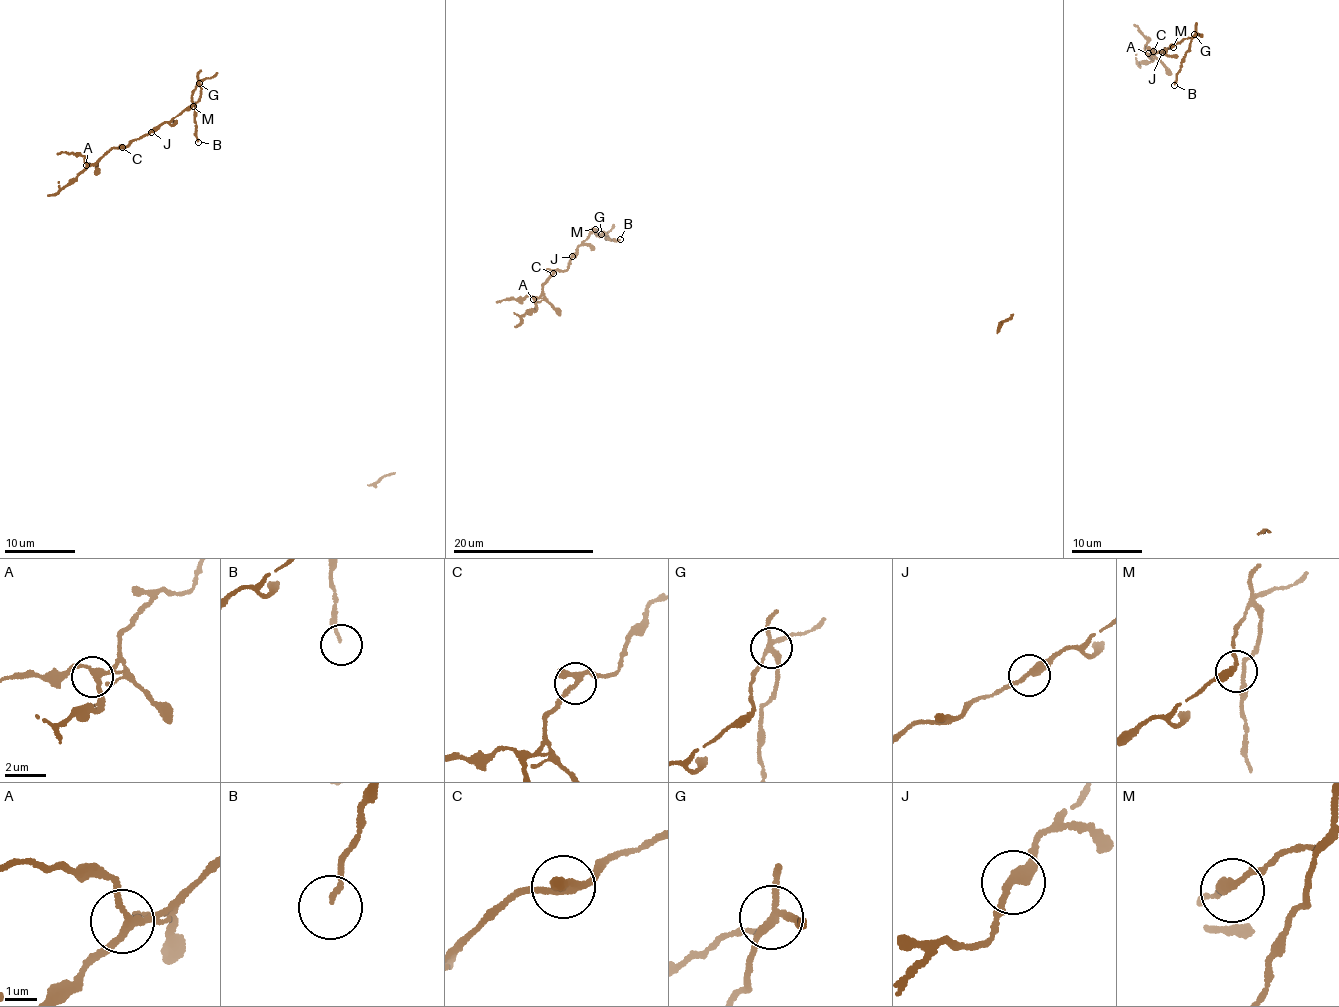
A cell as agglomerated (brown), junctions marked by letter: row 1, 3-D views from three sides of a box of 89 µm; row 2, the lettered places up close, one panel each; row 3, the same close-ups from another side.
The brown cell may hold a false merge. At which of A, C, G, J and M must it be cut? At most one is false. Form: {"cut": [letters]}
{"cut": ["G"]}

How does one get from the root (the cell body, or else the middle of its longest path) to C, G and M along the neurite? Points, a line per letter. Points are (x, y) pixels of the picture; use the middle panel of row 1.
C: (620, 239), (611, 240), (603, 232), (599, 237), (594, 230), (589, 232), (569, 257), (566, 270), (553, 273)
G: (620, 239), (611, 240), (603, 232), (601, 235)
M: (620, 239), (611, 240), (603, 232), (599, 237), (595, 229)

